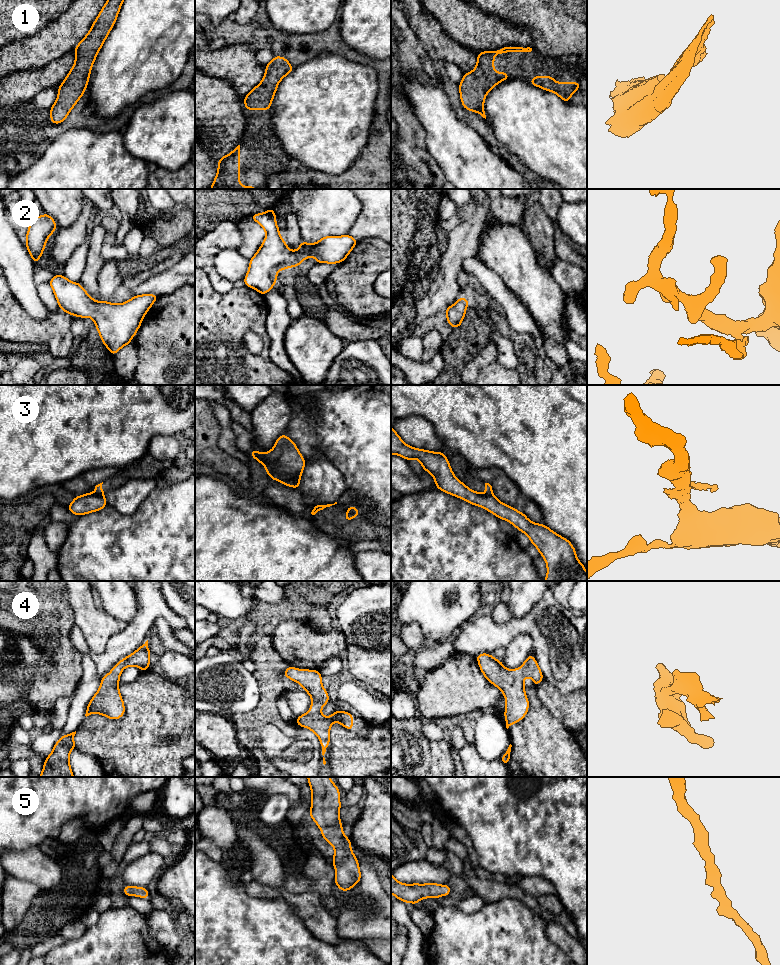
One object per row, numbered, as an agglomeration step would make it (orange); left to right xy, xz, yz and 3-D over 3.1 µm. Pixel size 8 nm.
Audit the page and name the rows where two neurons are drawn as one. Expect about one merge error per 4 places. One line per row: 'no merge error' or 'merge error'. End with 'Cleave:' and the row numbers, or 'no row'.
1: no merge error
2: no merge error
3: merge error
4: no merge error
5: no merge error
Cleave: 3

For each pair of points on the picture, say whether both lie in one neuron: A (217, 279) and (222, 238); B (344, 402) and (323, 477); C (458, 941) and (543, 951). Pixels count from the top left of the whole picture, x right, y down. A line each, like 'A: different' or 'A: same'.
A: same
B: different
C: same

